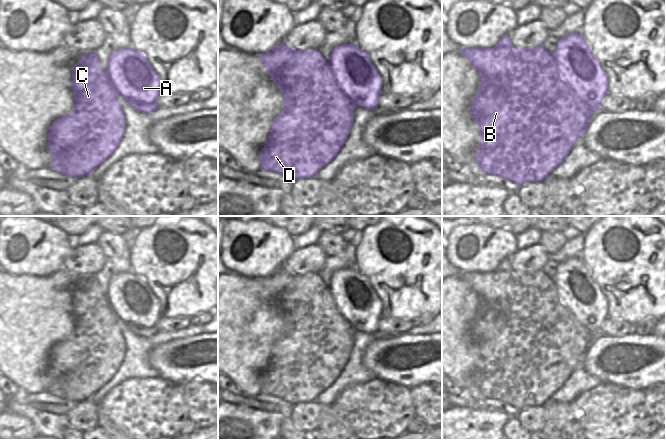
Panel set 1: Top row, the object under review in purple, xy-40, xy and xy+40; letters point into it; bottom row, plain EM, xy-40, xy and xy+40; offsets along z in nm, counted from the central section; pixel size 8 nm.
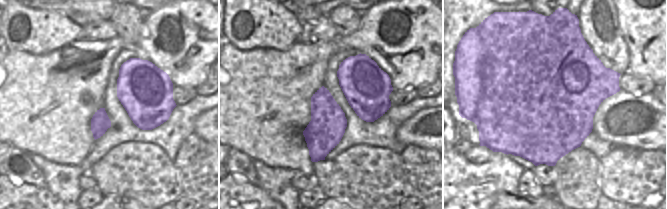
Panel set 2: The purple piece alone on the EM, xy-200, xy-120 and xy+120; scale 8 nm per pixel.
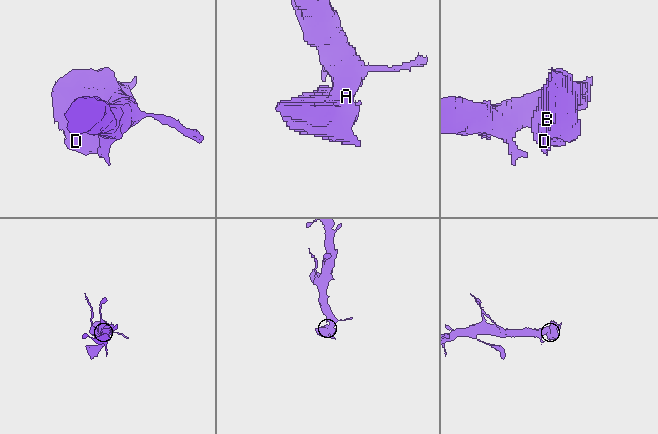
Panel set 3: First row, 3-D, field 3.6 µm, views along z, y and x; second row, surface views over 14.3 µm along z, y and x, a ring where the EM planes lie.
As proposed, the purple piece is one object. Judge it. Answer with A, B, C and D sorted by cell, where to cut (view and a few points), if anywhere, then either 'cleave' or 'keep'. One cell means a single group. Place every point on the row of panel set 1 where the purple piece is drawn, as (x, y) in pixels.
A B C D | no cut | keep

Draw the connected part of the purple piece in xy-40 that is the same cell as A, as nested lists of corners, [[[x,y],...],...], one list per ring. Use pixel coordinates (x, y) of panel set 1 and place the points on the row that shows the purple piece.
[[[123,48],[113,52],[108,61],[107,72],[102,69],[96,52],[83,56],[72,67],[72,89],[74,91],[74,109],[67,116],[52,123],[48,133],[48,149],[54,157],[54,163],[50,165],[50,168],[68,178],[78,179],[90,176],[93,170],[110,158],[124,137],[126,117],[118,101],[118,94],[120,93],[137,112],[149,114],[160,108],[158,97],[162,94],[162,89],[160,77],[146,56],[133,48]]]

